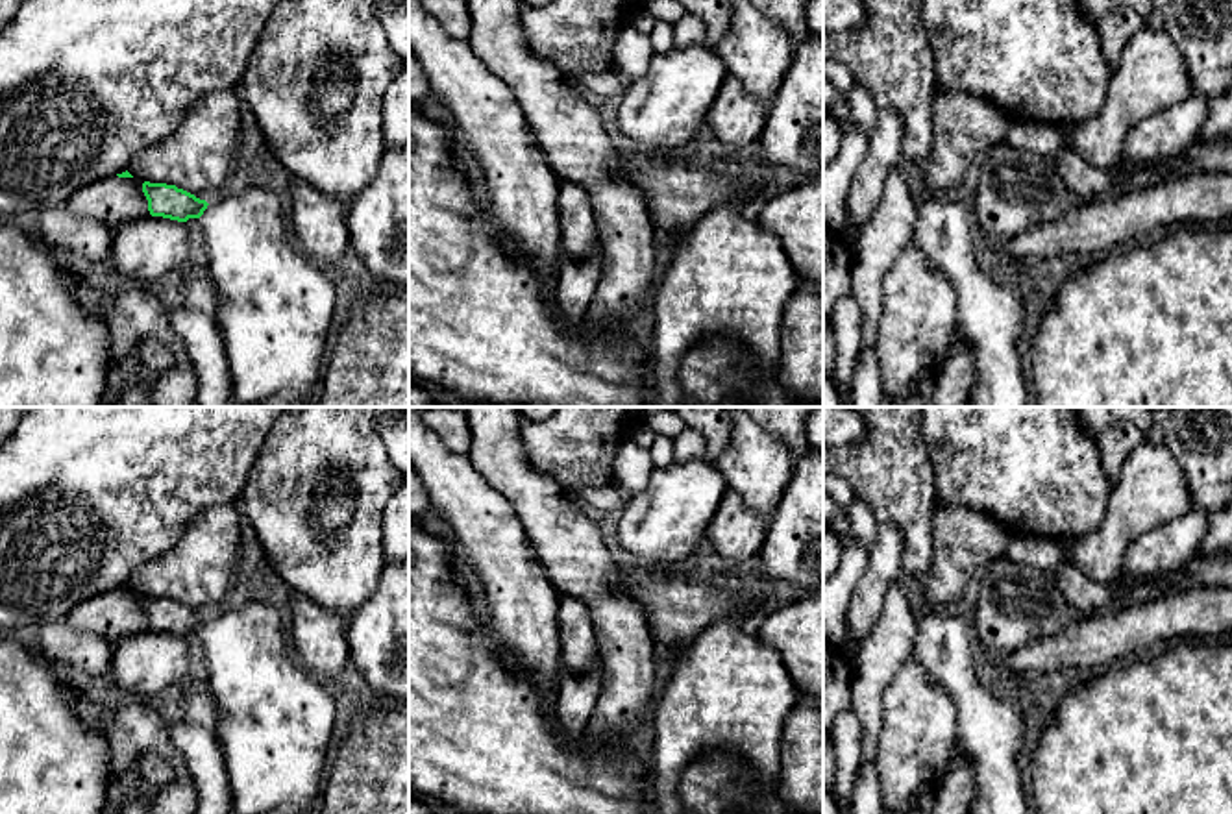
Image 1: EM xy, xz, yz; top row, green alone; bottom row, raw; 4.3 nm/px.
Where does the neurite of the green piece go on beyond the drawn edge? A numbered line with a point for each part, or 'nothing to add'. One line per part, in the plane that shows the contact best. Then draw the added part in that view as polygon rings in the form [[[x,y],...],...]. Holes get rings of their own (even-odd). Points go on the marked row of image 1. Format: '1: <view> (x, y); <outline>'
1: xy (278, 306); [[[266,187],[222,194],[198,218],[216,290],[224,298],[216,329],[222,337],[233,385],[233,407],[313,407],[311,396],[322,377],[326,337],[335,316],[335,285],[326,268],[302,253],[290,235],[289,207]]]

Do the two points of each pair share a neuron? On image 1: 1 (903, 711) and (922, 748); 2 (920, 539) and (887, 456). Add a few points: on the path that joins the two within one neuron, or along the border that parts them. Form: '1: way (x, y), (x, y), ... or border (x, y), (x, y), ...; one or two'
1: way (912, 720), (916, 724), (916, 739); one
2: way (914, 518), (894, 476); one

